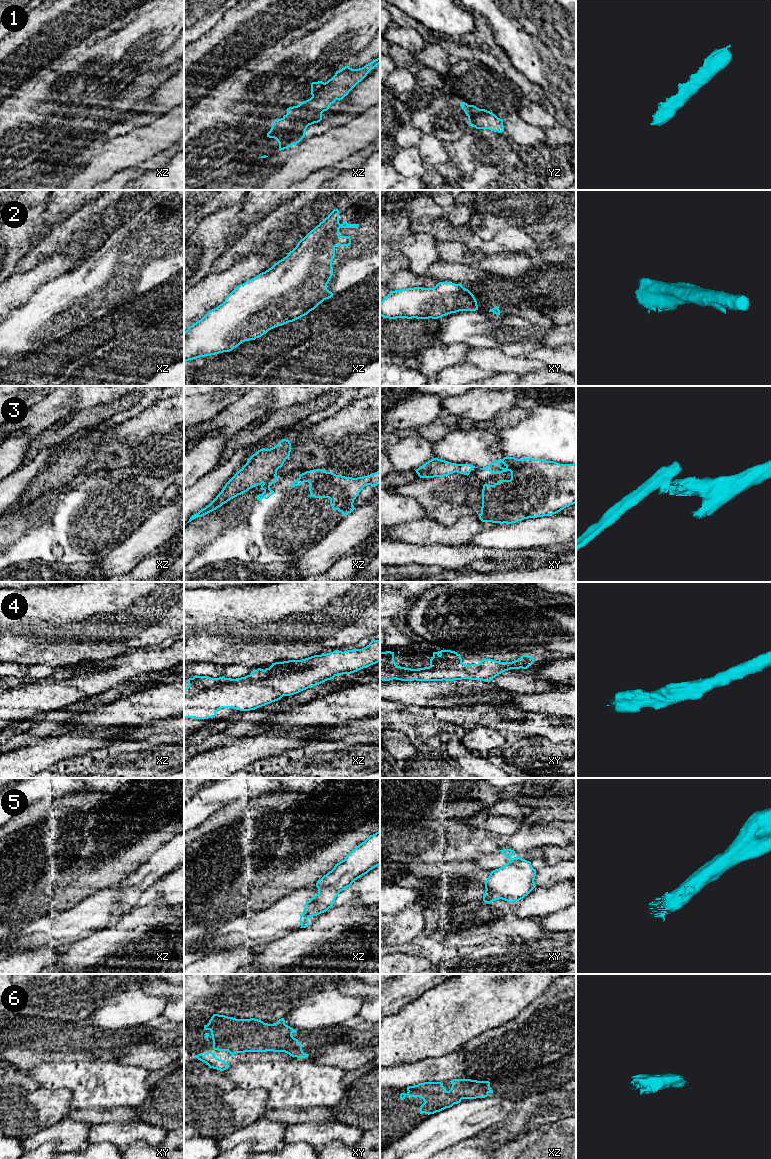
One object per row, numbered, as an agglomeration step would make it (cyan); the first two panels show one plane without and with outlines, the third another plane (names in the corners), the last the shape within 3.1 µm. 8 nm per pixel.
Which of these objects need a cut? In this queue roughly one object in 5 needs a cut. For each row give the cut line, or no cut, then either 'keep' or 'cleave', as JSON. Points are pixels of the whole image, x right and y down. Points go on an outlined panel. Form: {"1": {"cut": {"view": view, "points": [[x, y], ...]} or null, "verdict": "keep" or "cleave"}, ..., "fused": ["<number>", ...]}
{"1": {"cut": null, "verdict": "keep"}, "2": {"cut": null, "verdict": "keep"}, "3": {"cut": {"view": "xz", "points": [[276, 476], [263, 483]]}, "verdict": "cleave"}, "4": {"cut": null, "verdict": "keep"}, "5": {"cut": null, "verdict": "keep"}, "6": {"cut": null, "verdict": "keep"}, "fused": ["3"]}

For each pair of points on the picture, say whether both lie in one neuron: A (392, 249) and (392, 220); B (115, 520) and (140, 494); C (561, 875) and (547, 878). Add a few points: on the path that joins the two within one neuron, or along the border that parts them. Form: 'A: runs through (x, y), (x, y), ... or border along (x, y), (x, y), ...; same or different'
A: runs through (392, 242), (392, 227); same
B: runs through (120, 514), (134, 500); same
C: runs through (558, 875), (550, 875); same

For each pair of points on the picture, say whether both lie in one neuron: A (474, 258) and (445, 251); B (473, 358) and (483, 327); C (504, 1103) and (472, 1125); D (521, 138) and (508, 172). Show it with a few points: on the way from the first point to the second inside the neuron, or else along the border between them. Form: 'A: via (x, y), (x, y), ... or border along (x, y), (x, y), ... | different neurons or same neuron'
A: via (467, 256), (459, 252), (452, 252) | same neuron
B: border along (470, 347), (486, 347), (499, 351) | different neurons
C: via (496, 1109), (484, 1113), (480, 1117) | same neuron
D: border along (506, 133), (521, 146), (541, 147) | different neurons

